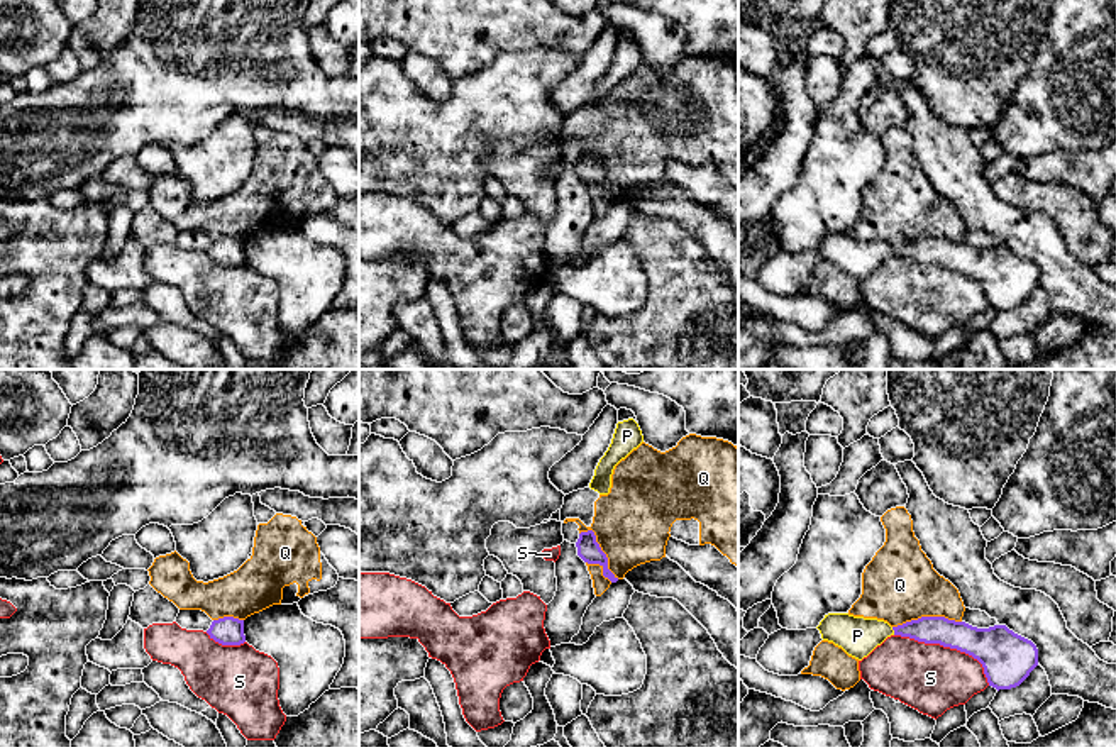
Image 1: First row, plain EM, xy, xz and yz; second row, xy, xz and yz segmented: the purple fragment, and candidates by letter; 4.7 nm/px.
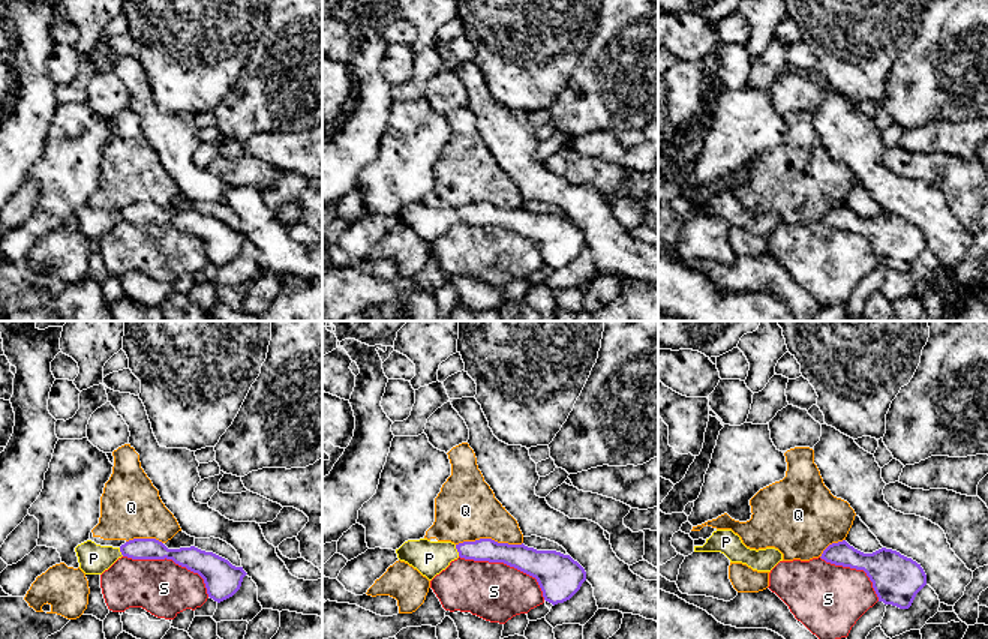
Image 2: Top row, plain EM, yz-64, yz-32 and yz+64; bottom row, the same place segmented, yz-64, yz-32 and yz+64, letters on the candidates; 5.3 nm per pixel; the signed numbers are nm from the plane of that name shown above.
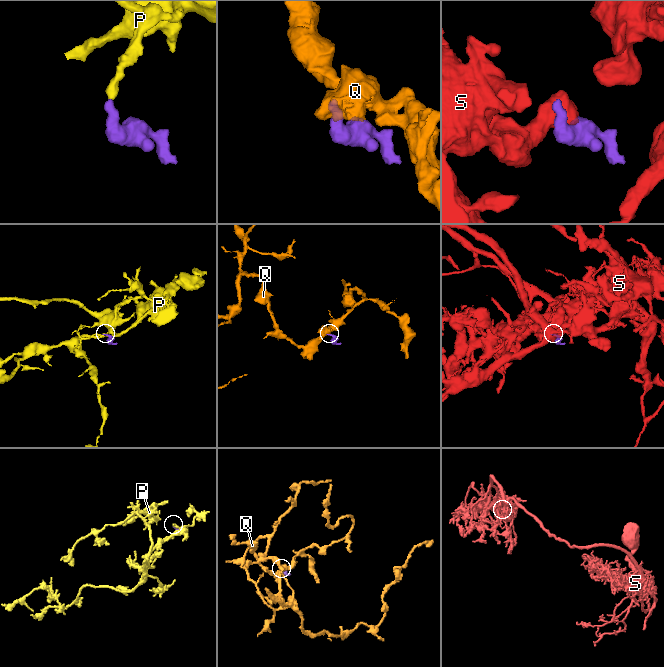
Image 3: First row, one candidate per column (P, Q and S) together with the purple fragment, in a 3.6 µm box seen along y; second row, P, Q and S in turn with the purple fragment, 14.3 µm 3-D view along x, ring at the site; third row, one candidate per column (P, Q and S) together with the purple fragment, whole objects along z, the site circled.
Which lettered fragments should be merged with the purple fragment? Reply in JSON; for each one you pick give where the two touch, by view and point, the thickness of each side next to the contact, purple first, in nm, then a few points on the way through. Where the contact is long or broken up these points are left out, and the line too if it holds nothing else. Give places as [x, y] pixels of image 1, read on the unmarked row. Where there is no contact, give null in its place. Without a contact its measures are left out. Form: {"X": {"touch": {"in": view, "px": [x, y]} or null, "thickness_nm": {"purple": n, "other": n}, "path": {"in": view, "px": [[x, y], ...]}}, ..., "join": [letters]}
{"P": {"touch": {"in": "yz", "px": [893, 249]}, "thickness_nm": {"purple": 130, "other": 190}, "path": {"in": "yz", "px": [[940, 251], [893, 249], [857, 256]]}}, "join": ["P"]}

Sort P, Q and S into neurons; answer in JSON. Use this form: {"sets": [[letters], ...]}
{"sets": [["P"], ["Q"], ["S"]]}

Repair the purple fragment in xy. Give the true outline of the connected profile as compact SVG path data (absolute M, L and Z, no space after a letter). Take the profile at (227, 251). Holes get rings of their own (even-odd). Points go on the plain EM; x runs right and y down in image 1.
M234 237L213 241L207 254L222 266L240 266L246 263L244 241Z

